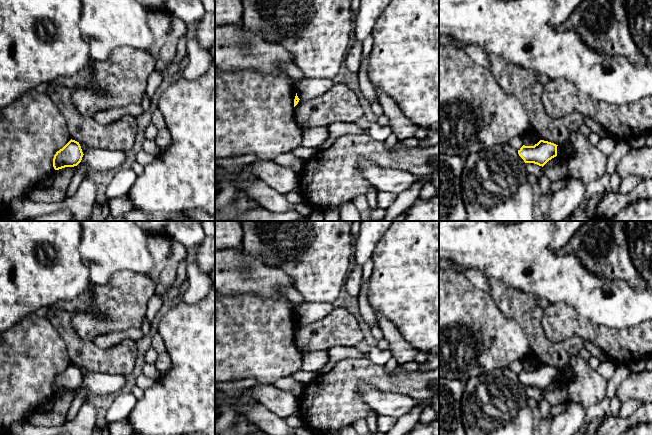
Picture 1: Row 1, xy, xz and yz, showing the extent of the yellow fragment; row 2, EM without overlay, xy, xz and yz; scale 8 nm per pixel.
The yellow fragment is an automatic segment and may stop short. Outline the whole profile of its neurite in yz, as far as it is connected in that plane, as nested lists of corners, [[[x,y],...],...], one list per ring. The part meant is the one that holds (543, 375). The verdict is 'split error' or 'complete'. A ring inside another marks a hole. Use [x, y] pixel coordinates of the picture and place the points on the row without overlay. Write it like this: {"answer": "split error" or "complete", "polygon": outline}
{"answer": "complete", "polygon": [[[540,364],[534,370],[523,369],[518,374],[518,378],[525,387],[534,387],[543,391],[549,384],[557,380],[557,370],[554,367]]]}

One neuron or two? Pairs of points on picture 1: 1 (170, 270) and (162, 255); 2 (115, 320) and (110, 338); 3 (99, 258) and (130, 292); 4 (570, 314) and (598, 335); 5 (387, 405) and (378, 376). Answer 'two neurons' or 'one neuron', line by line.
1: two neurons
2: two neurons
3: two neurons
4: one neuron
5: two neurons

